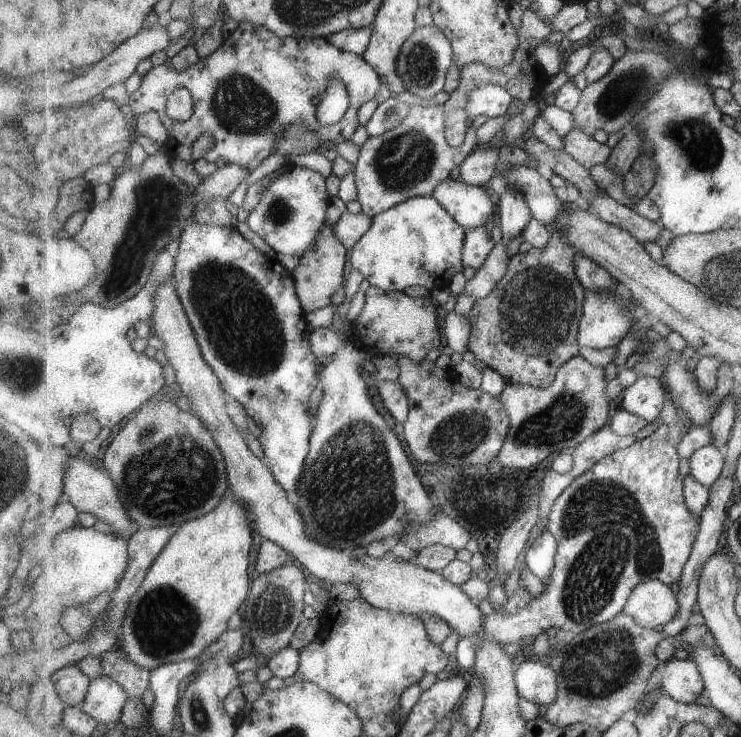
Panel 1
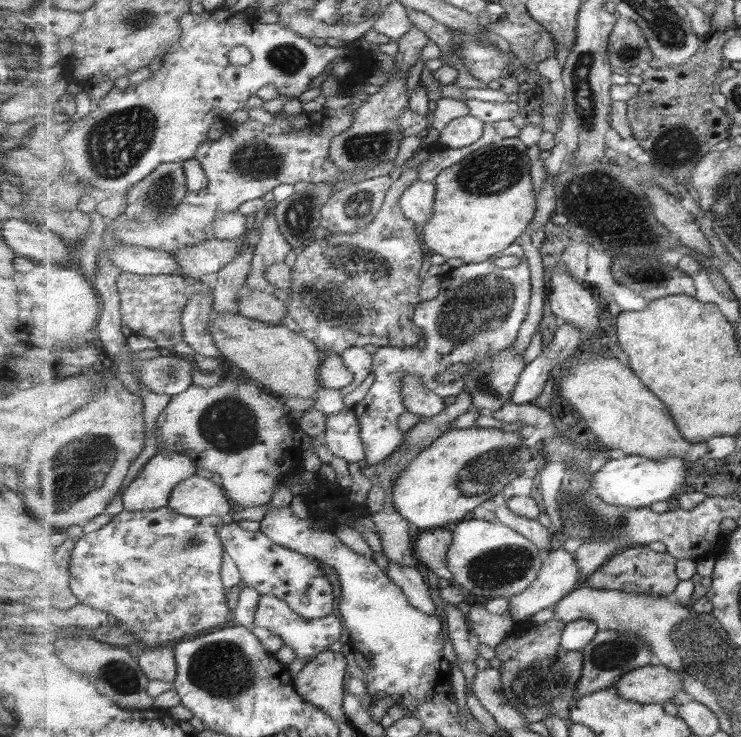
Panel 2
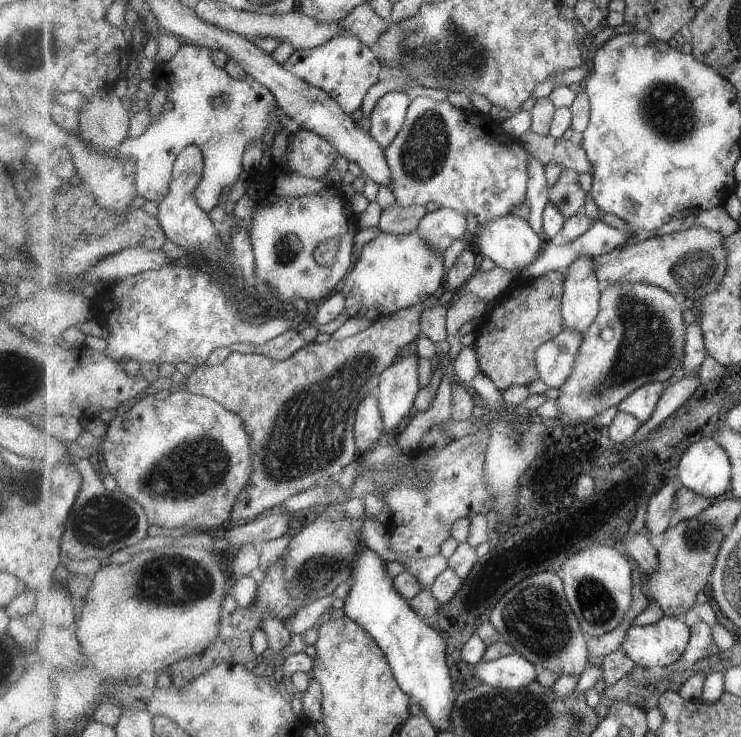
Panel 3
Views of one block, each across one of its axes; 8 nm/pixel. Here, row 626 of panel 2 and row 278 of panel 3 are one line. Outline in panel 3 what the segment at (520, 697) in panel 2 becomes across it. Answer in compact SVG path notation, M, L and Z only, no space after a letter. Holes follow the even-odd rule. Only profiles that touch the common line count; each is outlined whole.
M551 271L528 281L513 282L473 326L476 335L473 346L480 370L488 374L502 391L515 385L527 386L540 378L538 348L567 328L562 313L564 280L562 272Z

